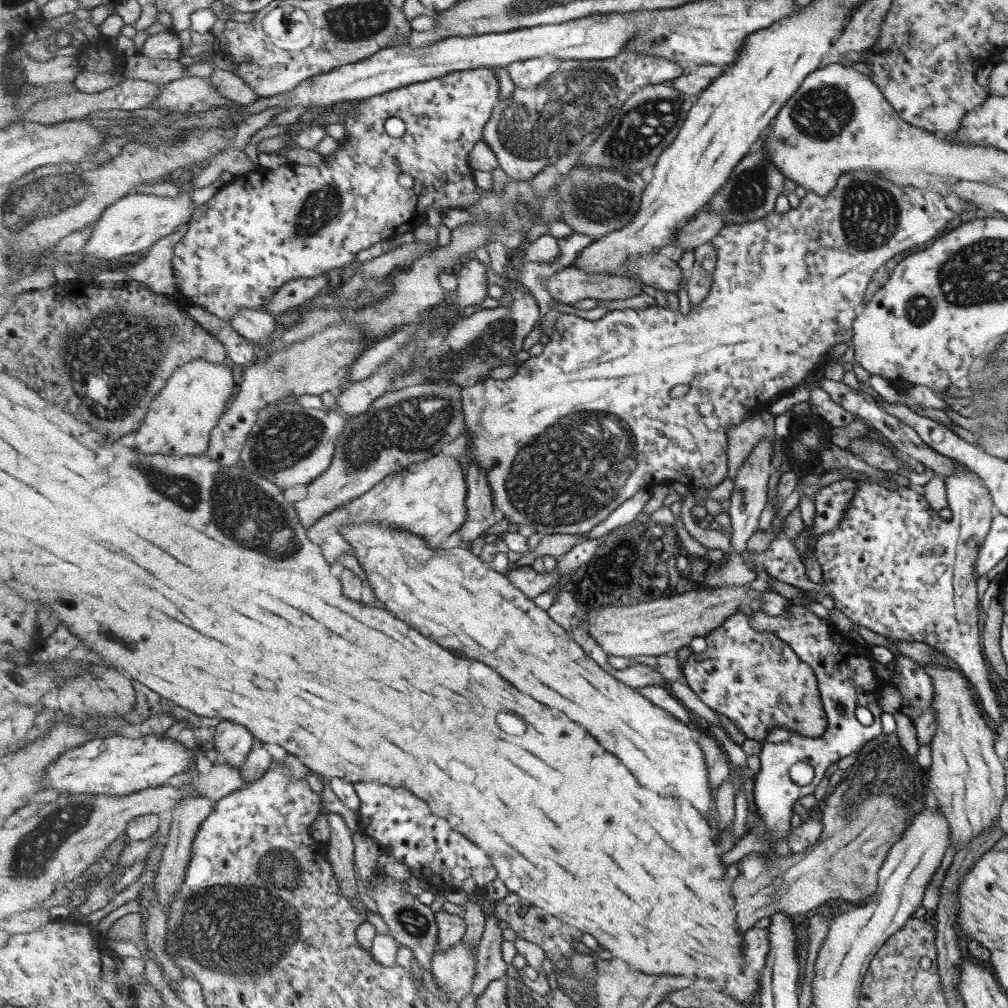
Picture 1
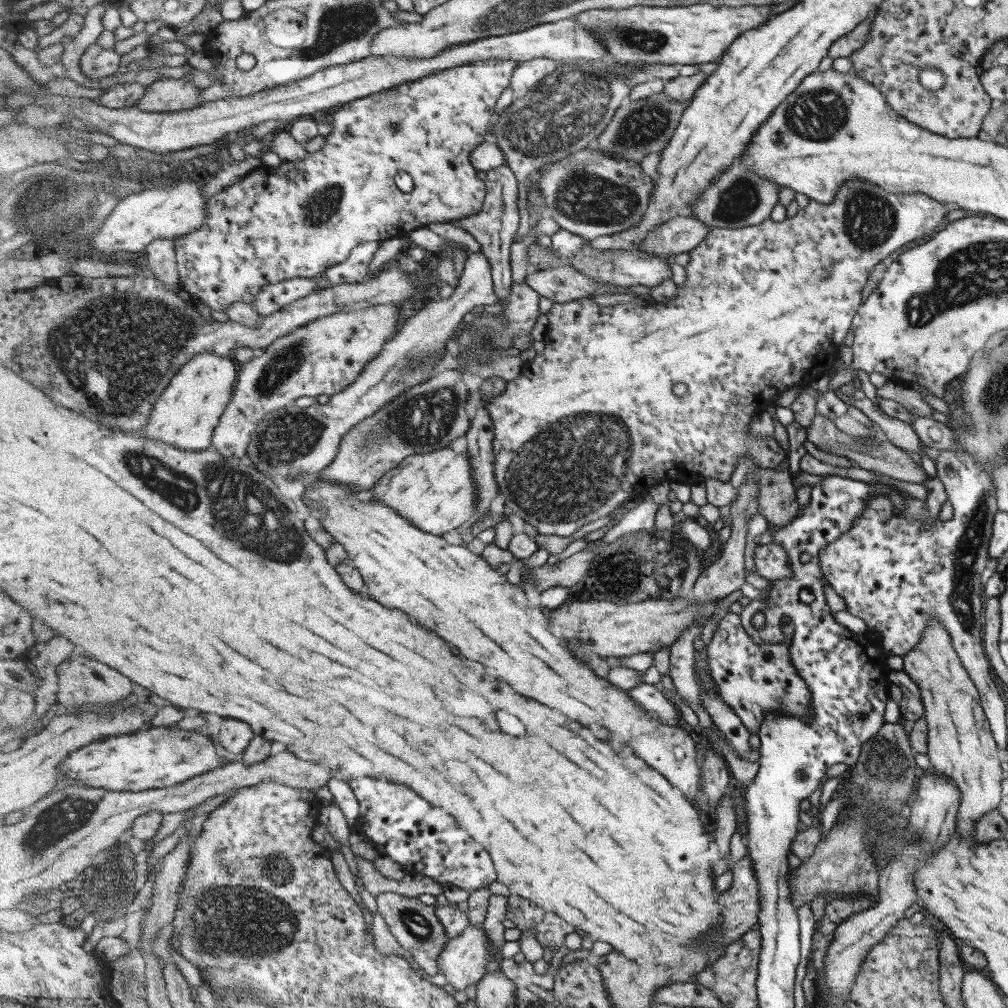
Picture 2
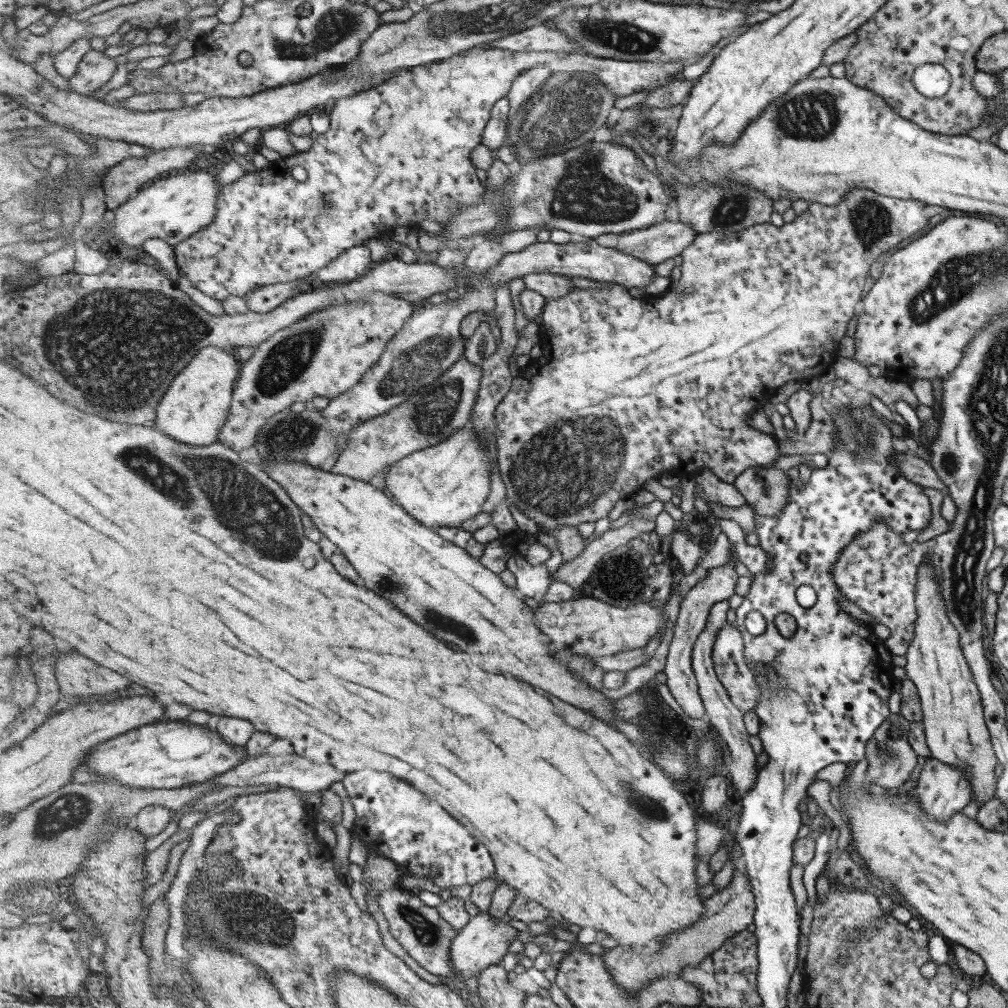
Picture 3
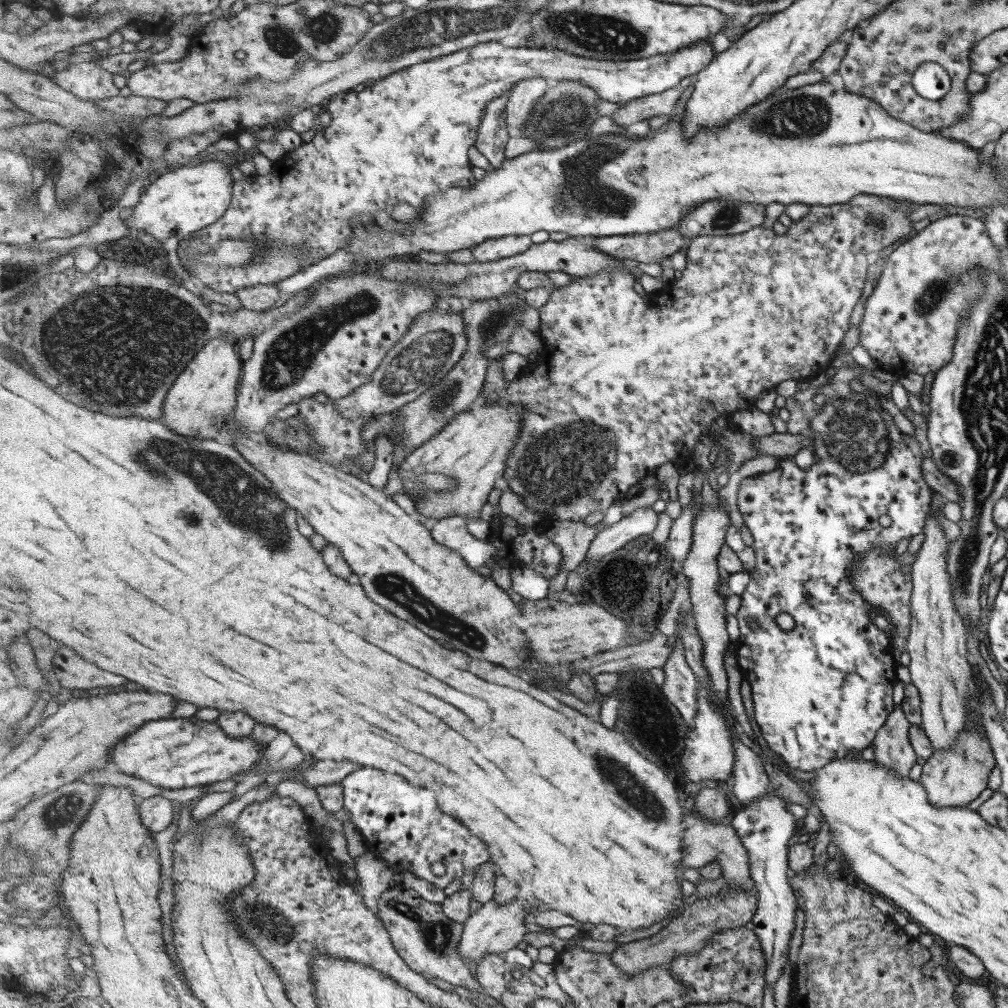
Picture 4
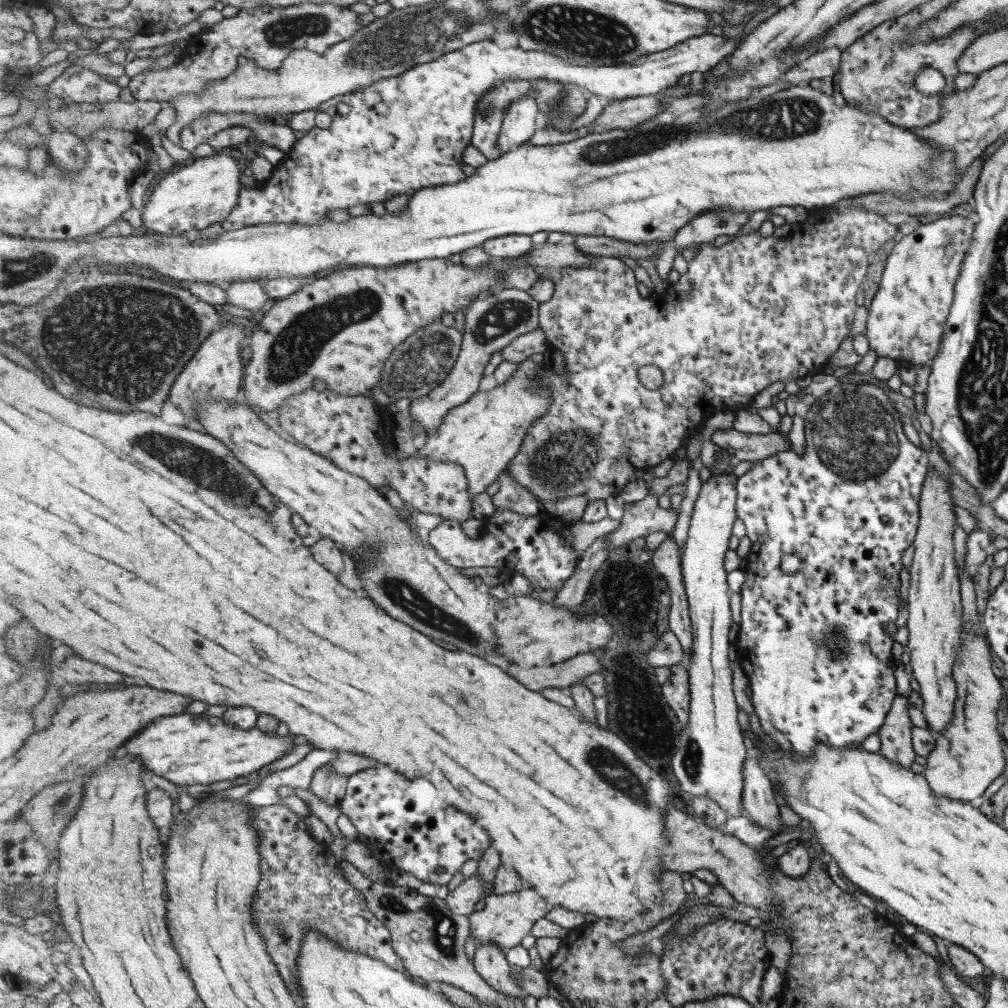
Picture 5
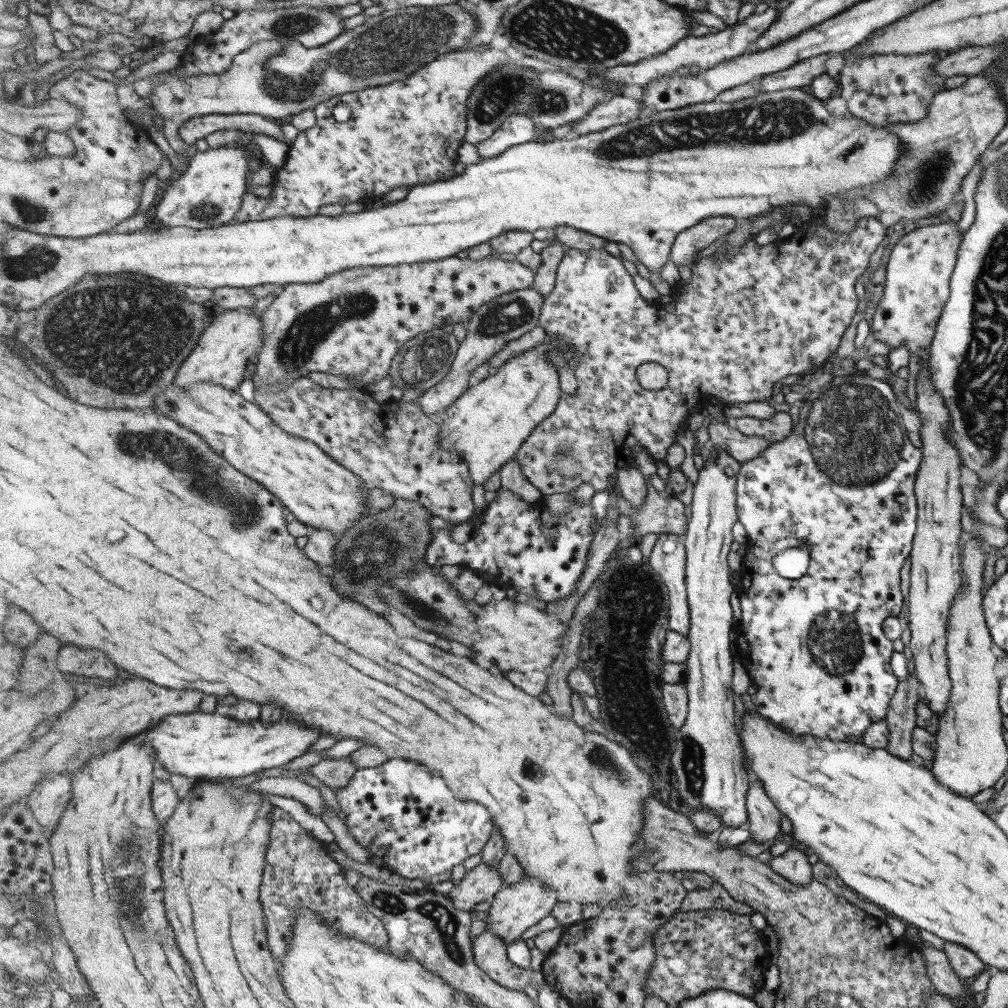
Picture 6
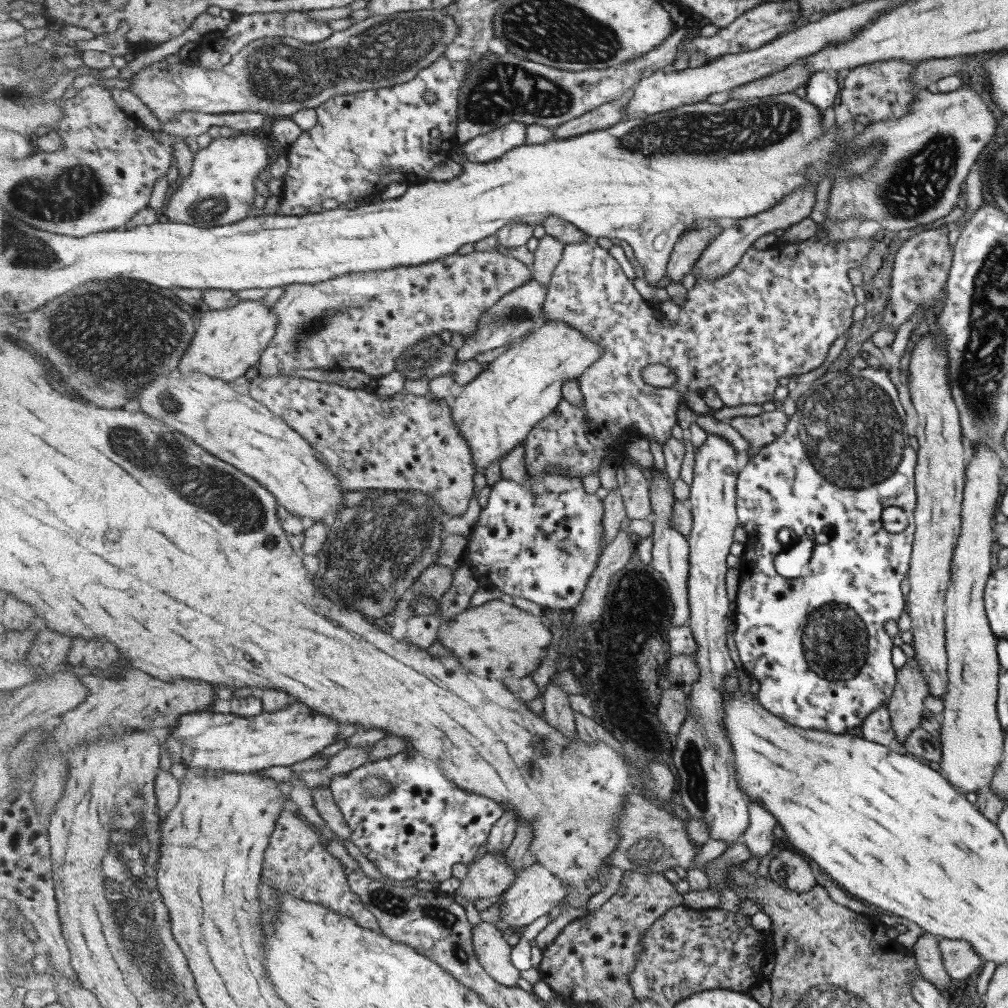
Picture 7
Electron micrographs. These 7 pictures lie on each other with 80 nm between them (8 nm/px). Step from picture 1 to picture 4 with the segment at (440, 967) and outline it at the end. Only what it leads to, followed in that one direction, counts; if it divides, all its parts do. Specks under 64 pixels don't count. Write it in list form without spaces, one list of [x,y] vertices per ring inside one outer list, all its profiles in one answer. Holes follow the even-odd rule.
[[[533,895],[529,898],[515,898],[509,904],[497,904],[495,900],[487,902],[477,909],[464,923],[464,933],[460,942],[460,951],[467,962],[475,962],[476,965],[482,961],[485,955],[509,952],[516,948],[519,942],[527,936],[527,922],[536,917],[537,914],[547,910],[547,904],[543,904]]]

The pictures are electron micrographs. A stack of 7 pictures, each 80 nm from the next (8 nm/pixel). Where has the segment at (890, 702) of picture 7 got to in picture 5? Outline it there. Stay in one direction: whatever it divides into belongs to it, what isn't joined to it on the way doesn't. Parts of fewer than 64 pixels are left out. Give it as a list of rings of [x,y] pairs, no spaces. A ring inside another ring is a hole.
[[[907,695],[896,696],[878,728],[880,747],[878,754],[889,762],[897,762],[909,768],[914,762],[914,750],[910,739],[912,722],[908,715]]]

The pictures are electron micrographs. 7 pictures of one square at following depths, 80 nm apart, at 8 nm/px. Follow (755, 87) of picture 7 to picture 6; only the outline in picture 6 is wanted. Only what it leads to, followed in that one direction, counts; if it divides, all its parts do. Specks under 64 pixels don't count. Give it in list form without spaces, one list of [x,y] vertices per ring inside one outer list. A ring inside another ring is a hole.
[[[835,52],[811,56],[796,62],[793,67],[786,67],[779,72],[764,75],[759,79],[758,89],[767,93],[807,86],[814,76],[825,73],[824,62],[828,58],[833,58],[833,55]]]

